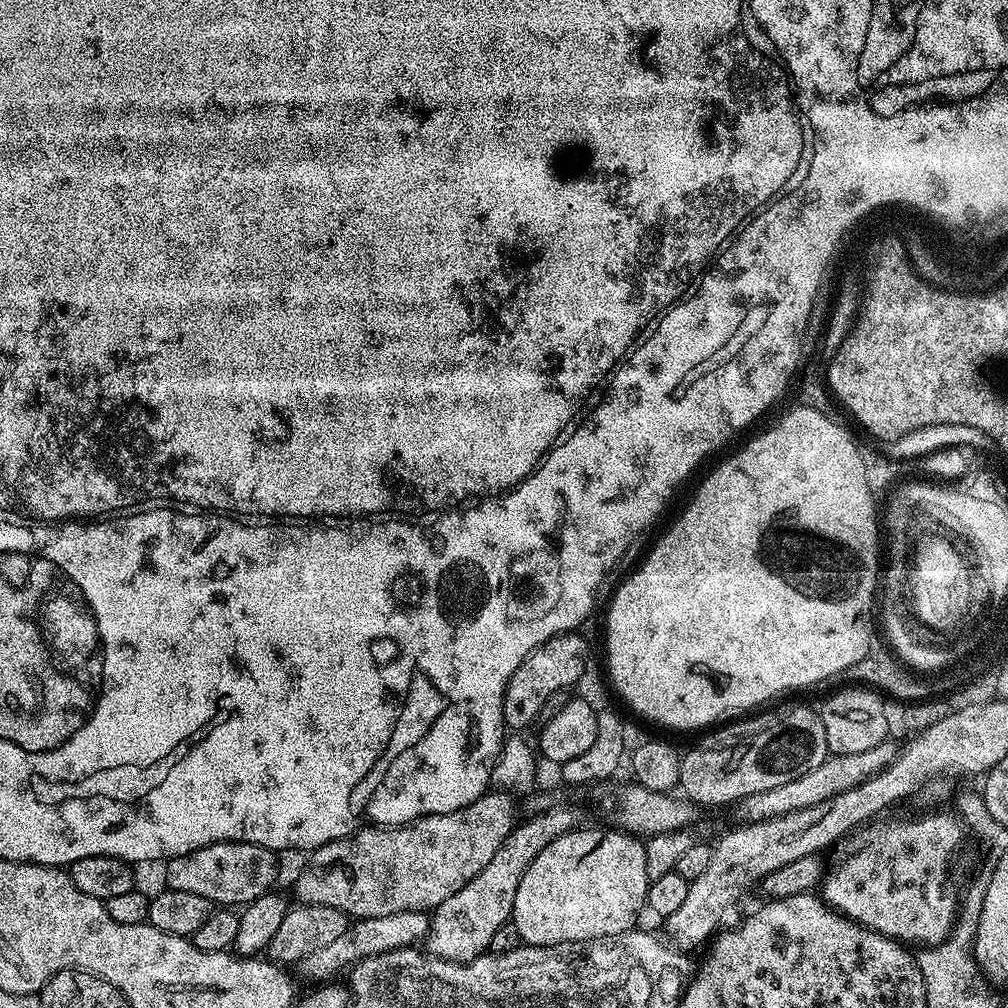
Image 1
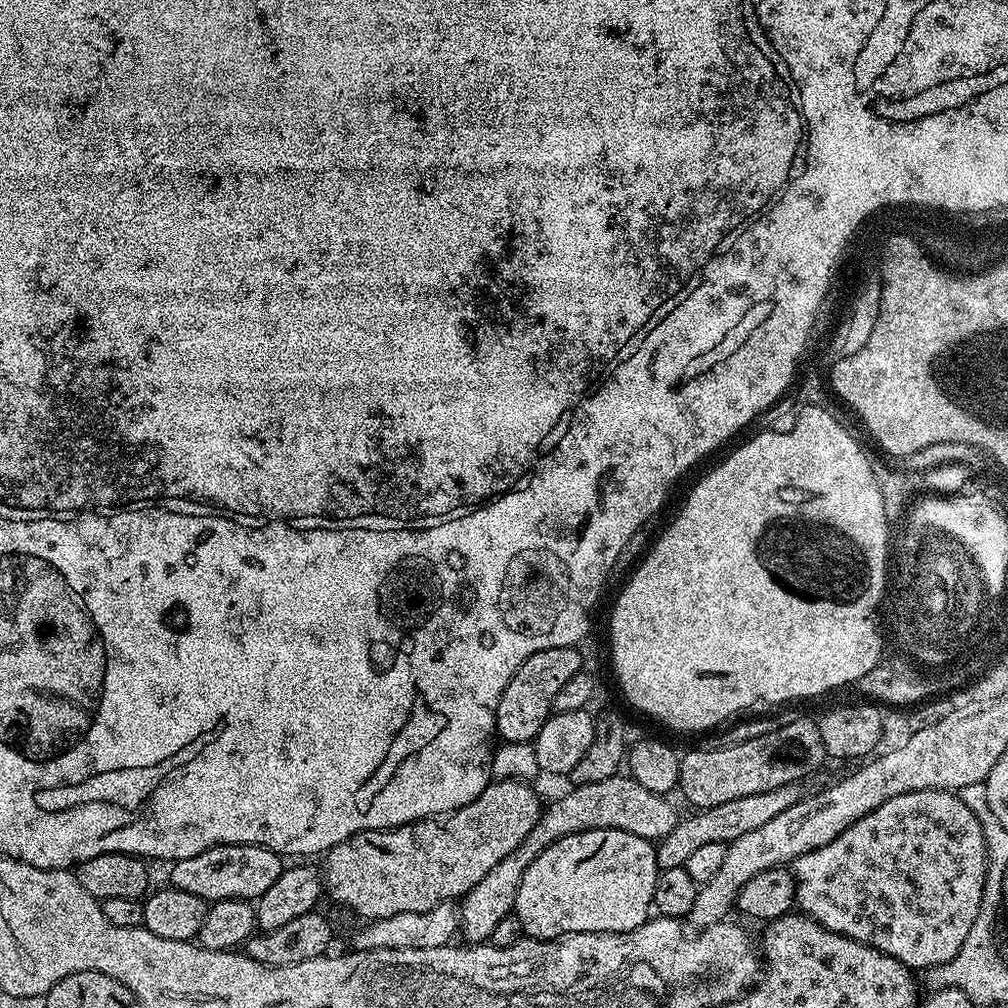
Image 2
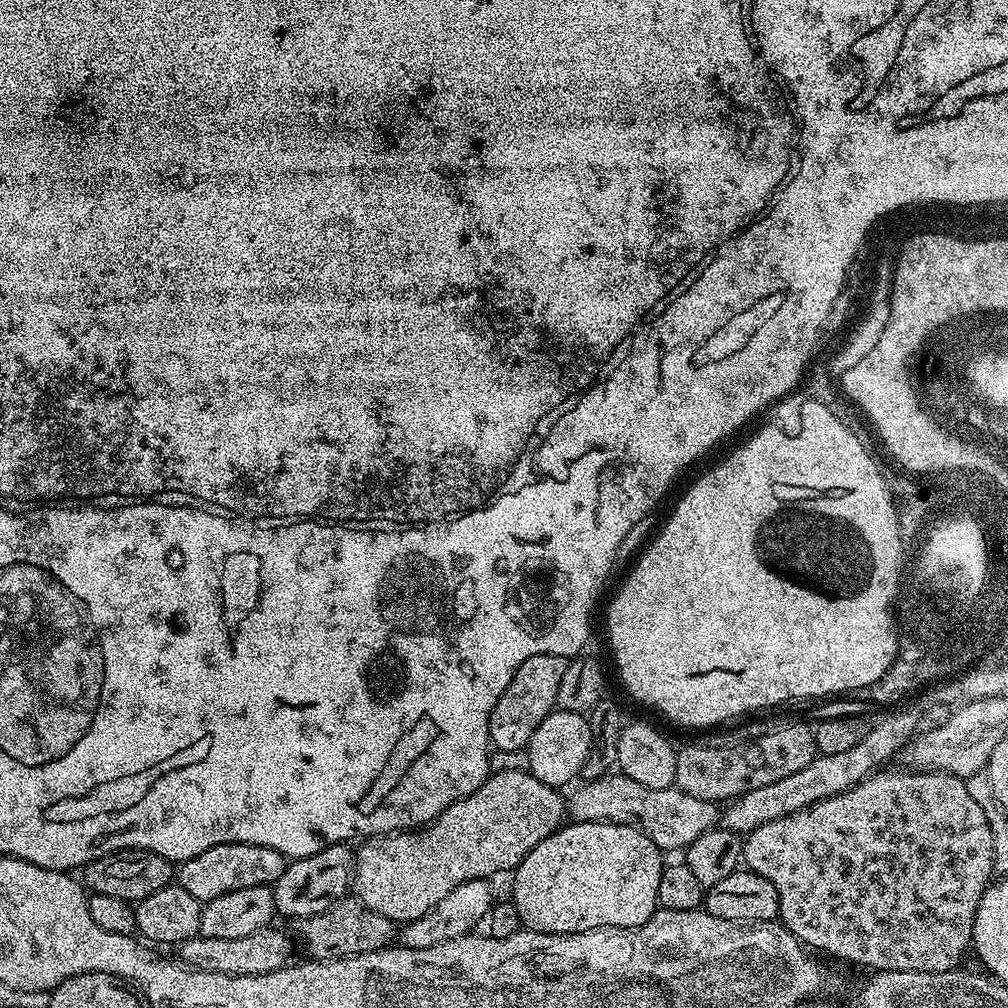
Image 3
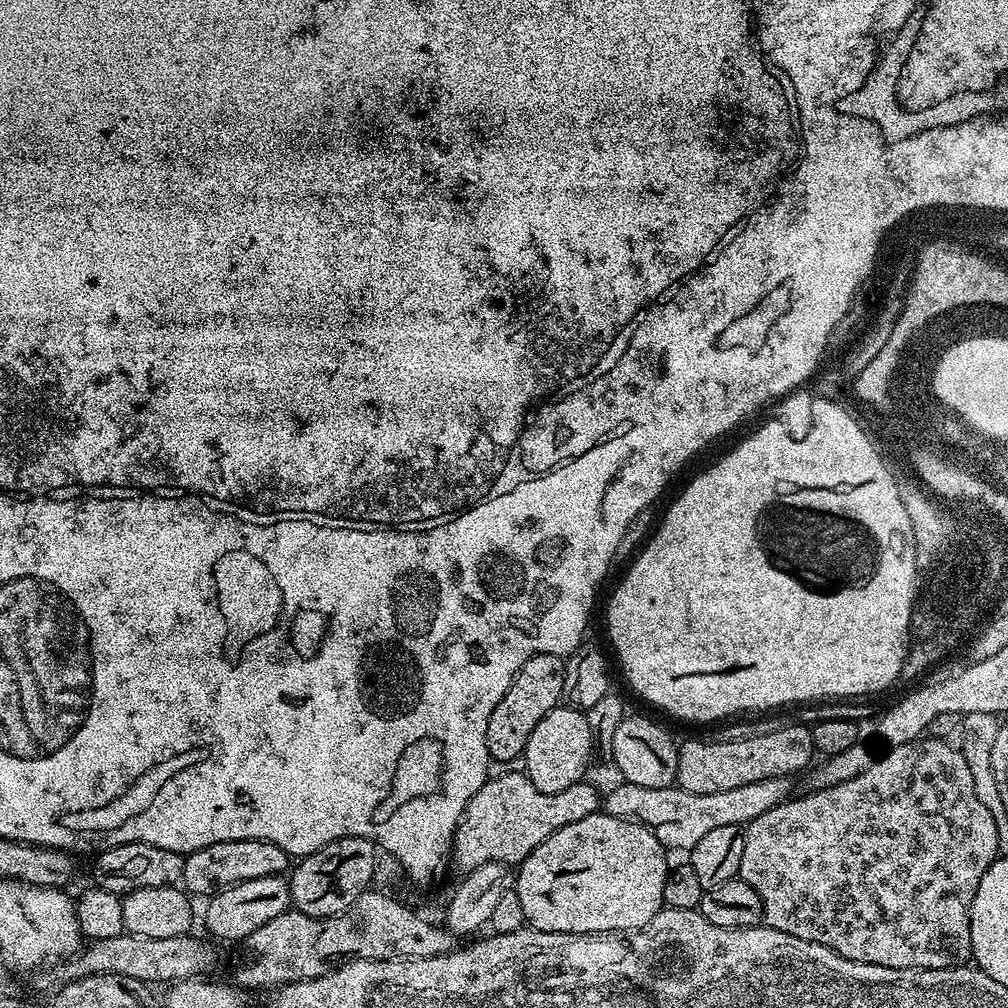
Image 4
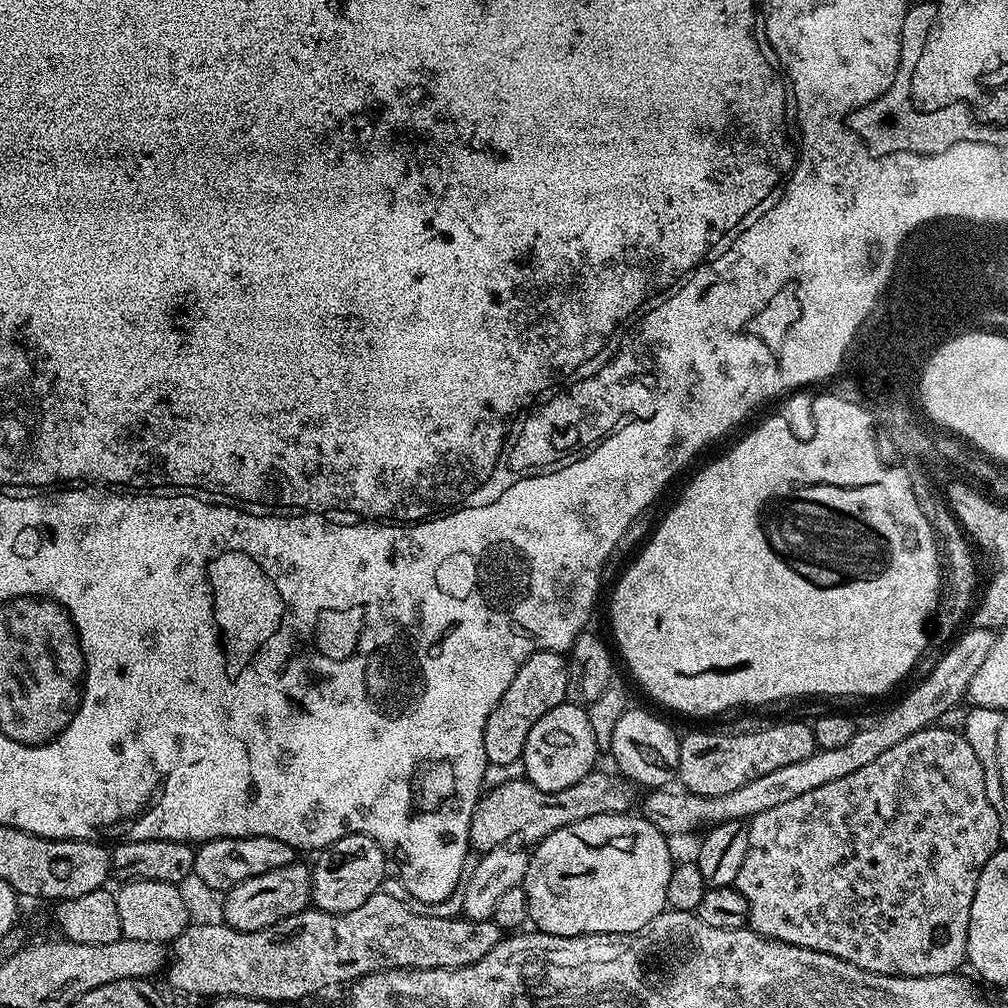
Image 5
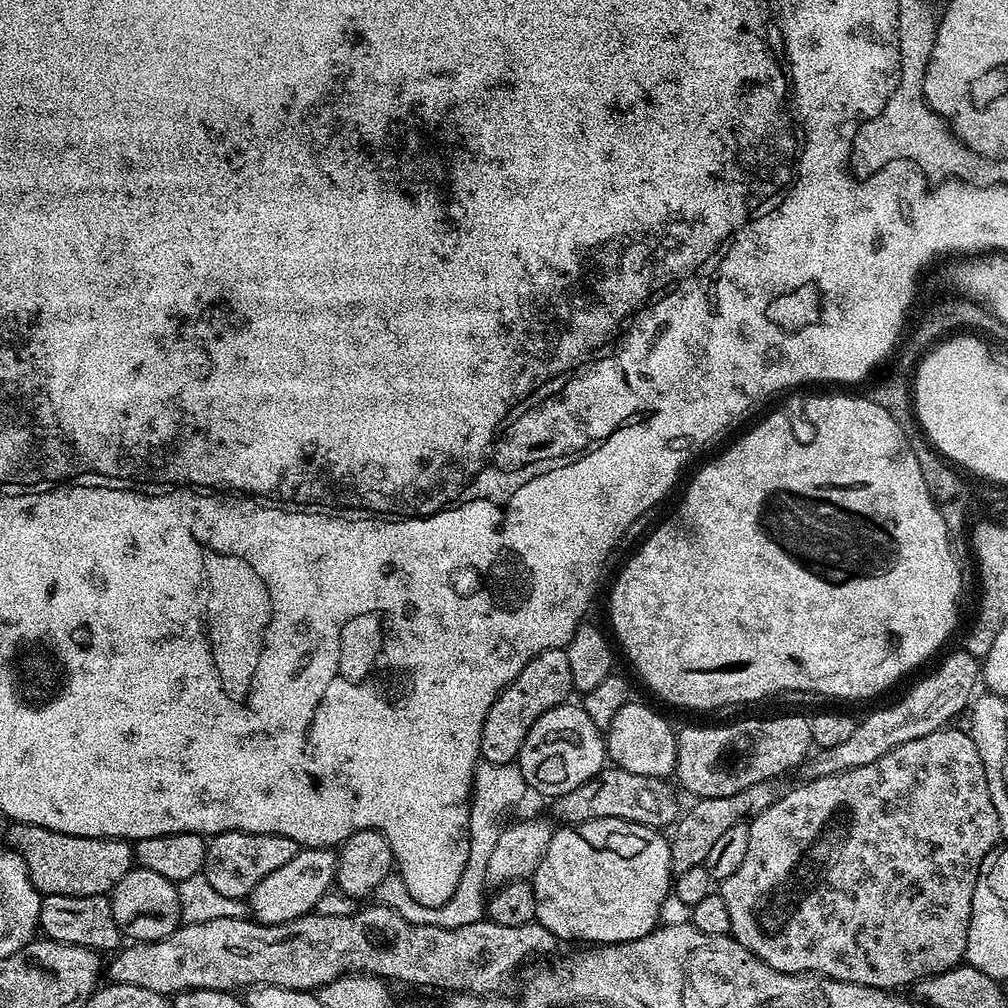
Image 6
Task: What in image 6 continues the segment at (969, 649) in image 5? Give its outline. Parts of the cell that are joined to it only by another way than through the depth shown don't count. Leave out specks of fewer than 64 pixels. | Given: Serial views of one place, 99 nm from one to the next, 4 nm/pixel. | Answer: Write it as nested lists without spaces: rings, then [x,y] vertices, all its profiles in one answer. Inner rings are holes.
[[[967,650],[950,653],[941,662],[940,668],[934,669],[925,680],[918,681],[901,700],[870,713],[865,720],[861,719],[847,742],[819,749],[803,765],[803,775],[826,778],[830,774],[866,766],[866,762],[878,762],[878,758],[882,758],[882,754],[890,754],[894,746],[902,746],[902,742],[914,742],[914,738],[922,738],[922,734],[937,732],[939,728],[951,725],[954,716],[969,707],[981,676],[982,664],[977,657],[971,656]]]

